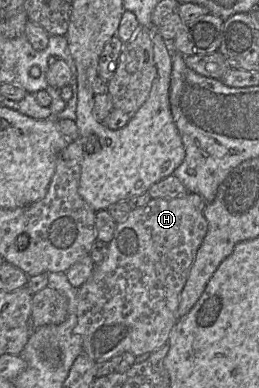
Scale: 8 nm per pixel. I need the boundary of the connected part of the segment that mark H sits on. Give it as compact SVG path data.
M186 193L176 198L151 198L144 206L131 210L126 220L117 223L112 240L108 243L108 252L104 260L95 264L88 280L78 288L77 317L78 322L74 333L79 334L83 340L83 351L95 362L104 362L123 352L130 352L139 356L146 352L152 353L167 343L170 333L177 323L178 306L181 291L186 283L190 268L195 260L197 251L201 246L208 230L208 223L204 216L206 201L198 194Z

